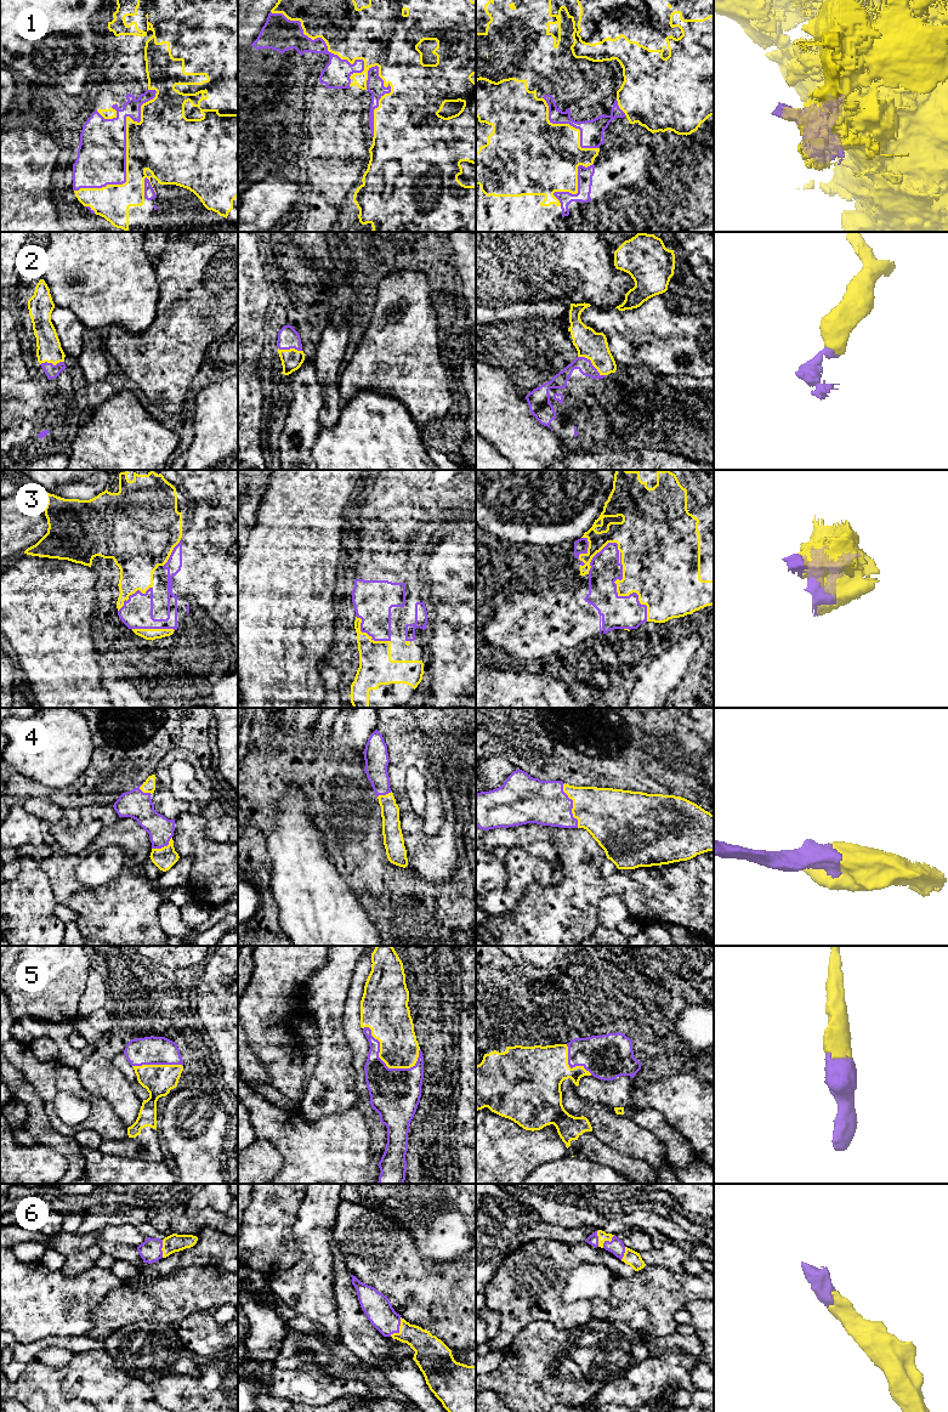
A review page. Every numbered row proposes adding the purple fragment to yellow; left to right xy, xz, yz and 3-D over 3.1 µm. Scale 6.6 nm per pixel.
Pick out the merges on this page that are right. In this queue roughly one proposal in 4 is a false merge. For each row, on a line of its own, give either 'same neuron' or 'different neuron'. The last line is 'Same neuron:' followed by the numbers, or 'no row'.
1: different neuron
2: same neuron
3: same neuron
4: same neuron
5: same neuron
6: same neuron
Same neuron: 2, 3, 4, 5, 6

